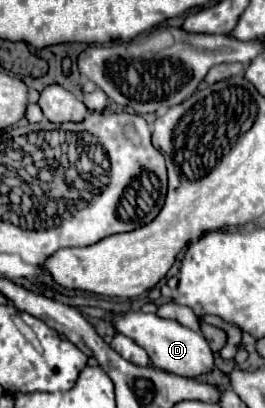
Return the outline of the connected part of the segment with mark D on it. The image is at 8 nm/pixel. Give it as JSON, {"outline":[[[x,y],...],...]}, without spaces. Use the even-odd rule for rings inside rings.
{"outline":[[[127,312],[119,316],[115,322],[117,332],[131,338],[135,344],[139,344],[151,358],[155,368],[161,368],[165,372],[185,376],[185,378],[197,378],[201,374],[209,374],[215,366],[215,356],[203,338],[203,334],[197,334],[185,326],[181,326],[175,320],[159,318],[157,314],[145,314],[145,312]]]}

